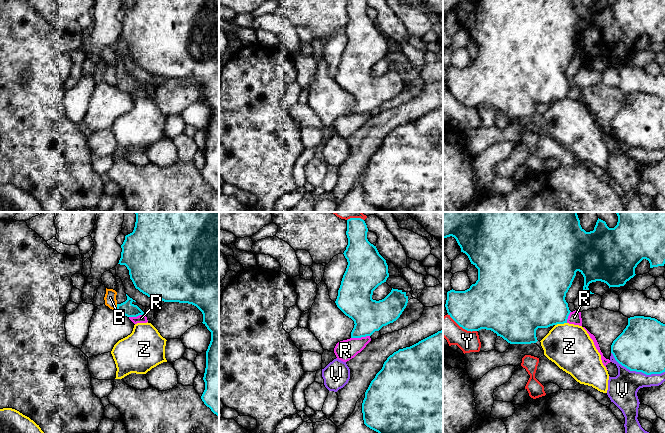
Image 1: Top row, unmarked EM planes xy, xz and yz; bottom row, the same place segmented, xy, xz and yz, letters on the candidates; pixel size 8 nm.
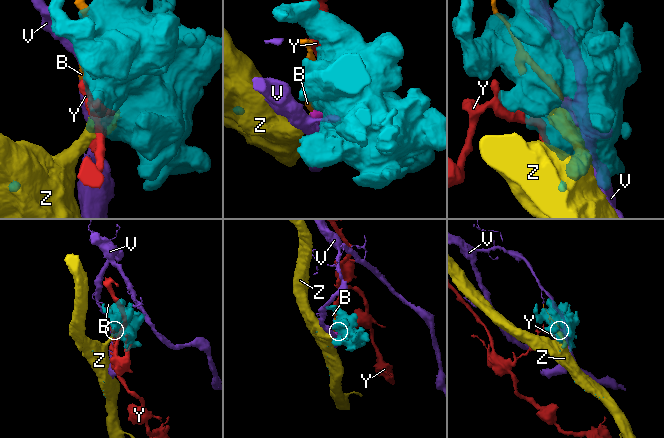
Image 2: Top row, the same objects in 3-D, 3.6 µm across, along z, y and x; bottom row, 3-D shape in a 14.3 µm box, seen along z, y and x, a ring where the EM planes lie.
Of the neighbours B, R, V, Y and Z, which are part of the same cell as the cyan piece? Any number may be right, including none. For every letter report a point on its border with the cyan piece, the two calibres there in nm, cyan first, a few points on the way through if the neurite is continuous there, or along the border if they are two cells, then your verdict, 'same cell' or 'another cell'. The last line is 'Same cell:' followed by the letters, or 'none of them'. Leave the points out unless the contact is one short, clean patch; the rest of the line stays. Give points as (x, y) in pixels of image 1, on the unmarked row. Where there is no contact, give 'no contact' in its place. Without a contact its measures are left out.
B: xy (117, 82) | 120/100 nm | another cell
R: xz (360, 113) | 260/160 nm | along xz (369, 111), (351, 114) | another cell
V: yz (636, 147) | 380/240 nm | another cell
Y: yz (462, 103) | 380/170 nm | another cell
Z: yz (560, 99) | 440/360 nm | same cell
Same cell: Z

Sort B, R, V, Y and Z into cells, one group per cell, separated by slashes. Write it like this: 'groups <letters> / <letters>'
groups B R / V / Y / Z

